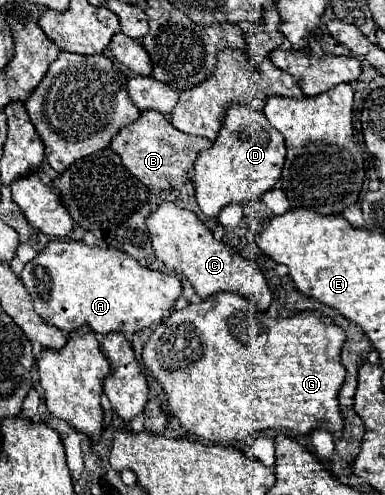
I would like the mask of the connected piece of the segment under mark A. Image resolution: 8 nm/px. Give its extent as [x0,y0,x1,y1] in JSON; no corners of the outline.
[21,240,183,336]

